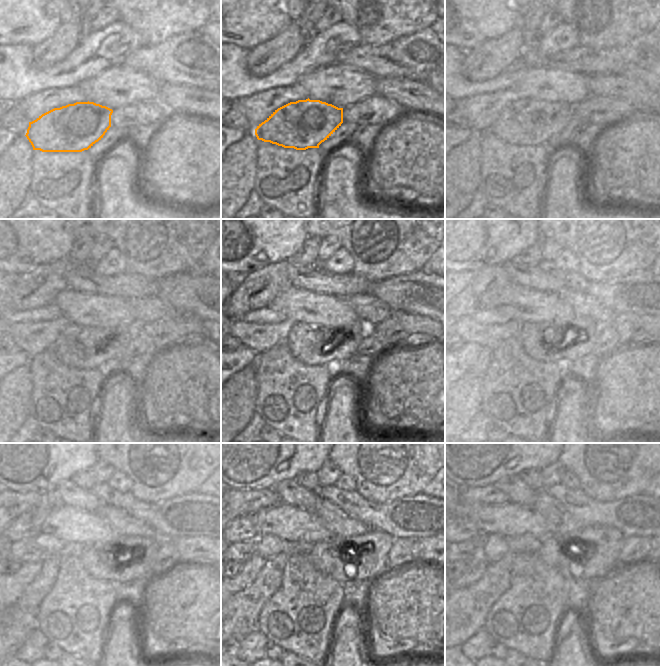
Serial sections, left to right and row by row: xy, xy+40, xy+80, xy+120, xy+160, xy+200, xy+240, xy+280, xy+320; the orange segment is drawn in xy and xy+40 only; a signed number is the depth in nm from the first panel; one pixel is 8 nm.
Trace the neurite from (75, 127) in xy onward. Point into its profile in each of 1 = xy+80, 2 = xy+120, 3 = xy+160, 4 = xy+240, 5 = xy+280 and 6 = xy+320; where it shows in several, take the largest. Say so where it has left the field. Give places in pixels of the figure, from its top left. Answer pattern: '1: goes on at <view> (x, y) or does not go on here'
1: goes on at xy+80 (527, 122)
2: goes on at xy+120 (84, 347)
3: goes on at xy+160 (312, 345)
4: goes on at xy+240 (115, 566)
5: goes on at xy+280 (339, 564)
6: goes on at xy+320 (606, 543)

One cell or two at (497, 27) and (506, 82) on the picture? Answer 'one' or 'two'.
two

